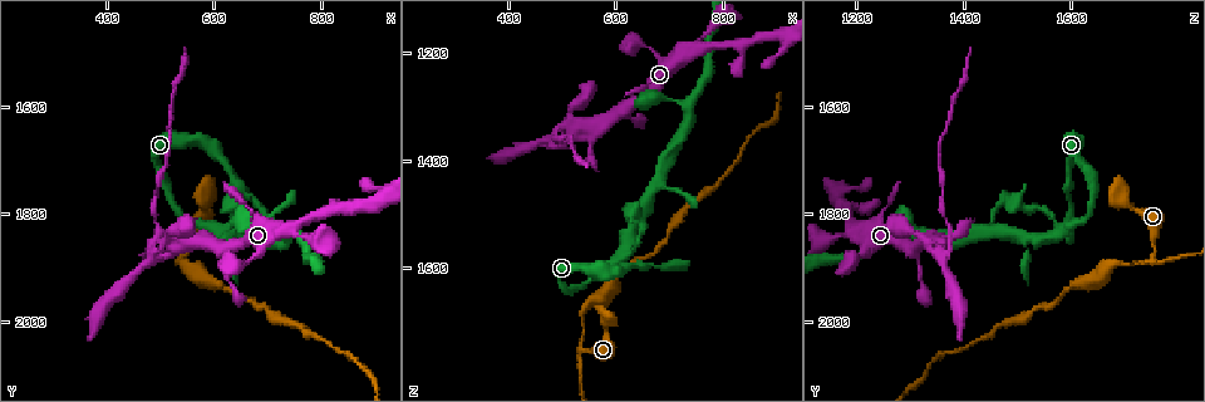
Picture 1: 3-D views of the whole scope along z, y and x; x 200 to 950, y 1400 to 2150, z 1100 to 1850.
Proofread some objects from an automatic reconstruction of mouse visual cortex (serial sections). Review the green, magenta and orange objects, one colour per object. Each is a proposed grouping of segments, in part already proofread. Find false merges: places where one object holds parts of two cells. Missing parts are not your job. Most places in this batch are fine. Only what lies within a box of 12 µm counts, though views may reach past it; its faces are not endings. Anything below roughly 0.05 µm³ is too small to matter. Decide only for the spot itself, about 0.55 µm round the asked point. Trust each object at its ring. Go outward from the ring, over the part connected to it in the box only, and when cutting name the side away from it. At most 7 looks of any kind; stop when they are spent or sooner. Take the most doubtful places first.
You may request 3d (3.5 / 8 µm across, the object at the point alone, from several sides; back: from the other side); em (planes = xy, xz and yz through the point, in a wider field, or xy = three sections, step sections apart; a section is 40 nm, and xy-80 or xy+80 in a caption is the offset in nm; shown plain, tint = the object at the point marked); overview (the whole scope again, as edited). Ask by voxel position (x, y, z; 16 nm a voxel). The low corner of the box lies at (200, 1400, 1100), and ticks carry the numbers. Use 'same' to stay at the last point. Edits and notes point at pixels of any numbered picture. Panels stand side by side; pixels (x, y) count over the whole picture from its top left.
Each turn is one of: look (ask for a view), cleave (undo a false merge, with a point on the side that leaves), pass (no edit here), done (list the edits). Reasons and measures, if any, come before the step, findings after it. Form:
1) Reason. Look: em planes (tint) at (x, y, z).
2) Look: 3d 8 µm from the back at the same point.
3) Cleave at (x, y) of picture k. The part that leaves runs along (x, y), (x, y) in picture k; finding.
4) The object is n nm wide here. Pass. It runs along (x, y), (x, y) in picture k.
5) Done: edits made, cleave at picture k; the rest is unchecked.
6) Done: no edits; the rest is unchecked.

Look: 3d 3.5 µm at (485, 1875, 1365).

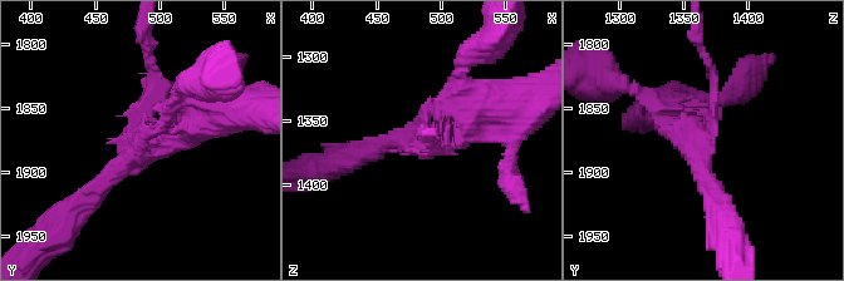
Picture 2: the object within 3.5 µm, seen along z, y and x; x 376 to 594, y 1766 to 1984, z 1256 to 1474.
3 arms meet here; the arms are 150, 250, 450 nm wide. Look: em planes (plain) at (488, 1874, 1364).

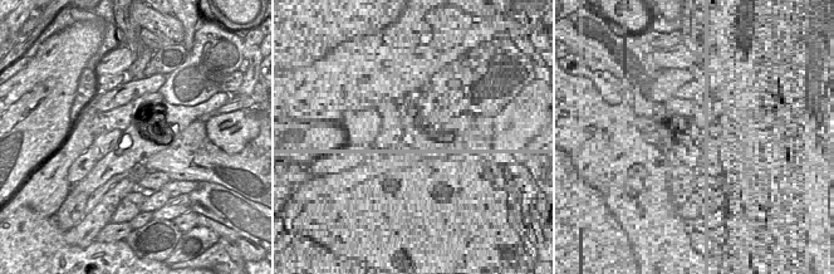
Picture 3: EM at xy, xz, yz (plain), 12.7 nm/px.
Look: em planes (tint) at the same point.

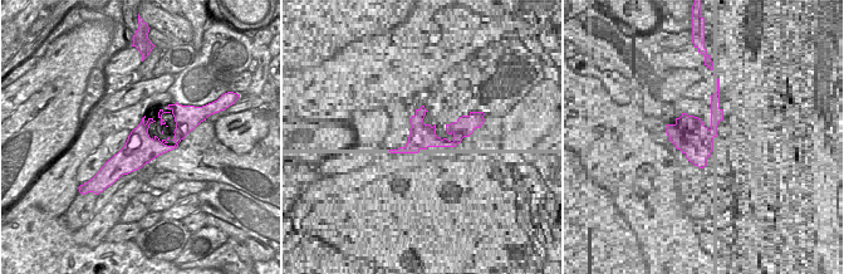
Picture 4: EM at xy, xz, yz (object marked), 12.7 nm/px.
Cleave at (153, 77) of picture 2. The part that leaves runs along (711, 129), (714, 72), (695, 33) in picture 2; two cells meet here.

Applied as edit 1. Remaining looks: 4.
Side arm on a straight run. Look: 3d 8 µm at (535, 1885, 1755).

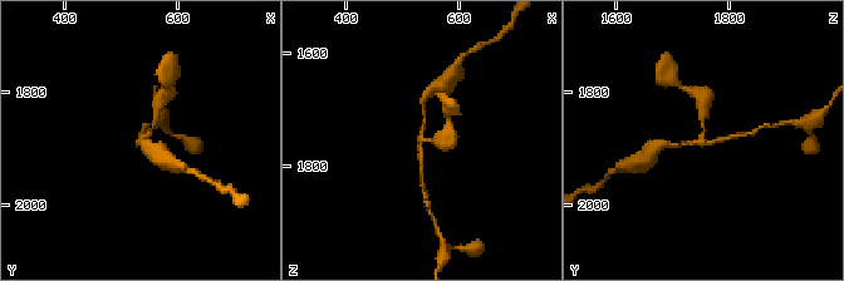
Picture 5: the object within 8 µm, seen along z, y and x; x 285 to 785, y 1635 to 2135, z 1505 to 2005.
Closer look. Look: 3d 3.5 µm at (540, 1885, 1755).

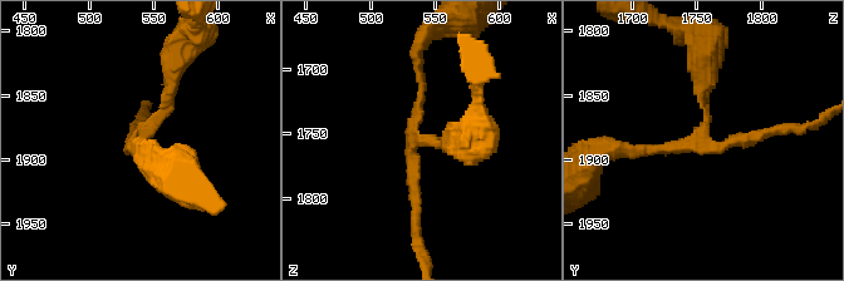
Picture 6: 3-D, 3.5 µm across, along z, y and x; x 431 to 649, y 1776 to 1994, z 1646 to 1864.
3 arms meet here; the arms are 150, 200, 200 nm wide; need the tissue. Look: em xy step 2 (tint) at (538, 1882, 1756).

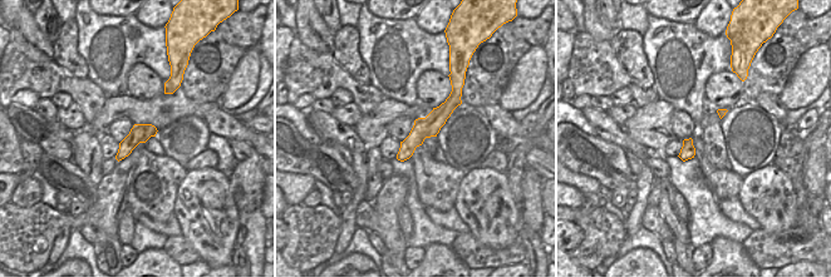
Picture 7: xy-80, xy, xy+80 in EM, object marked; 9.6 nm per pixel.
Pass. It runs along (452, 99), (407, 147), (401, 157) in picture 7; all the same cell.

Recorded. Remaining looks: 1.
Thick turns thin. Look: 3d 3.5 µm at (390, 1985, 1385).

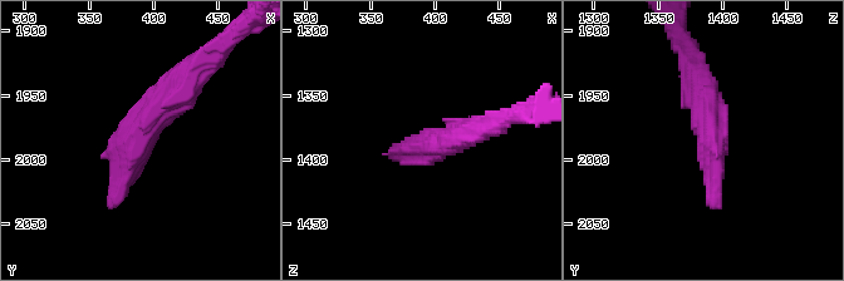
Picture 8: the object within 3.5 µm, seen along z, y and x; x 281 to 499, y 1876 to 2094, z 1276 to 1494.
Pass. It runs along (187, 77), (141, 127), (109, 207) in picture 8; continuous, no second cell.

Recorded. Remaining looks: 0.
Done: edits made, cleave at picture 2; the rest is unchecked.

